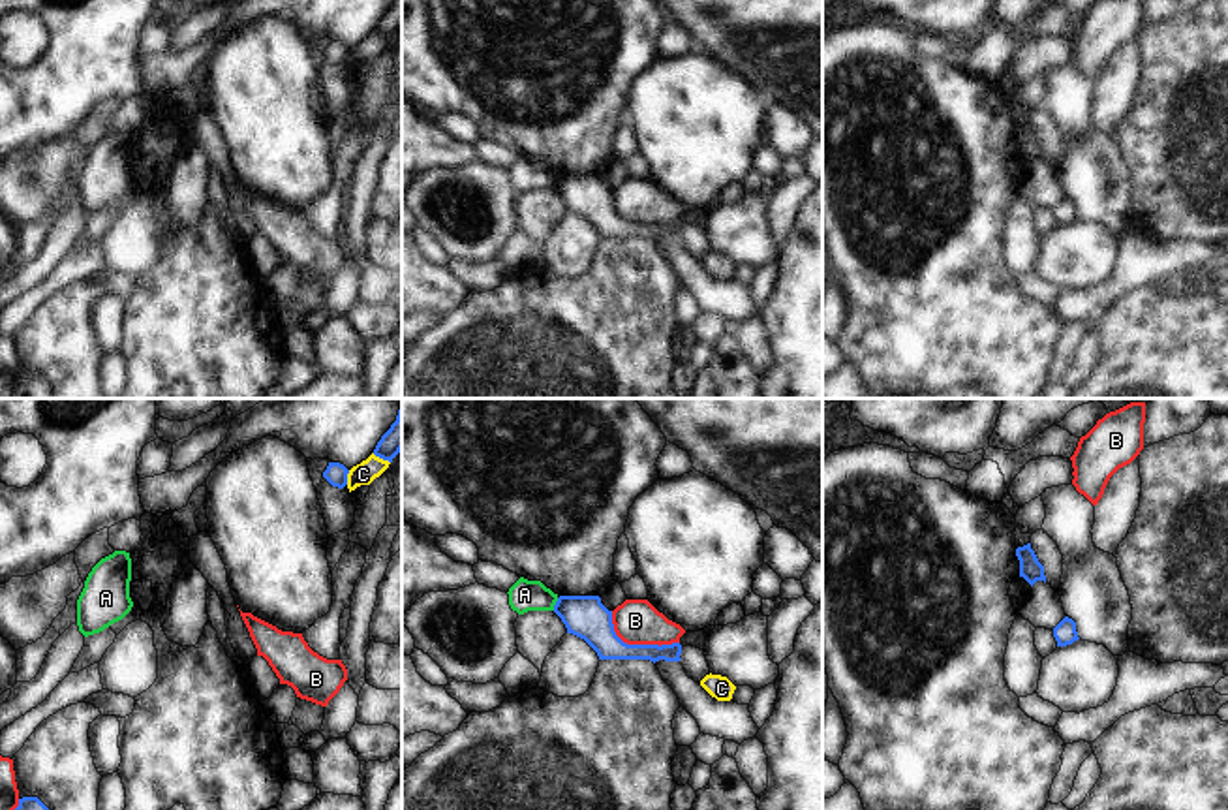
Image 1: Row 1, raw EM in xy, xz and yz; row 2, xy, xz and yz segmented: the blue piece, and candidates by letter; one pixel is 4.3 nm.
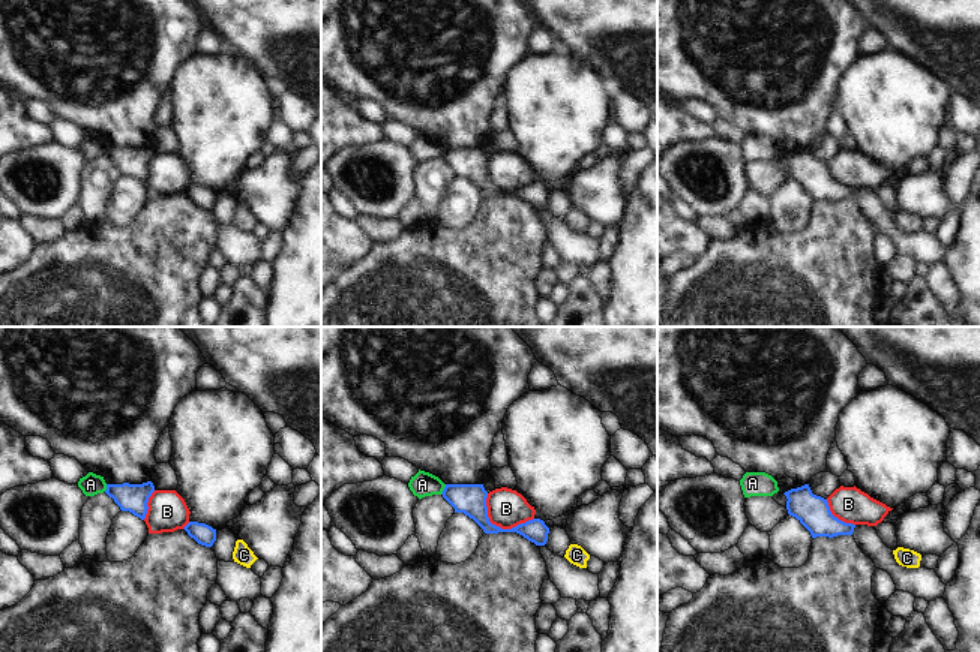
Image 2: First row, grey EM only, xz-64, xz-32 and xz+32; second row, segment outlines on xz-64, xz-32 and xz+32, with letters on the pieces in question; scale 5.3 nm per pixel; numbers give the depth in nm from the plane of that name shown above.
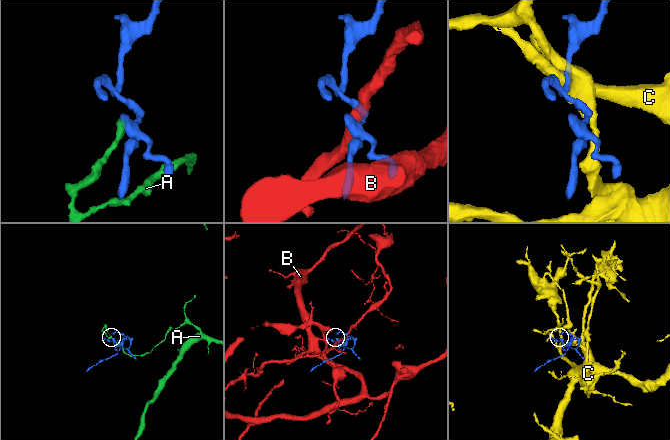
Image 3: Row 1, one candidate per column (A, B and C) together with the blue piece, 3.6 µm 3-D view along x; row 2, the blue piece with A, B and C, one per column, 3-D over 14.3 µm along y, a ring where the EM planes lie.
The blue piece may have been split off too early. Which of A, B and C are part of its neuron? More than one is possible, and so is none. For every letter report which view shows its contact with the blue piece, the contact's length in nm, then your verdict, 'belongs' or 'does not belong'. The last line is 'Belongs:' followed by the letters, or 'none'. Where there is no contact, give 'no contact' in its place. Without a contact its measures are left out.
A: meets blue in xz; contact 60 nm long; does not belong
B: meets blue in xz; contact 320 nm long; does not belong
C: meets blue in xy; contact 70 nm long; does not belong
Belongs: none

